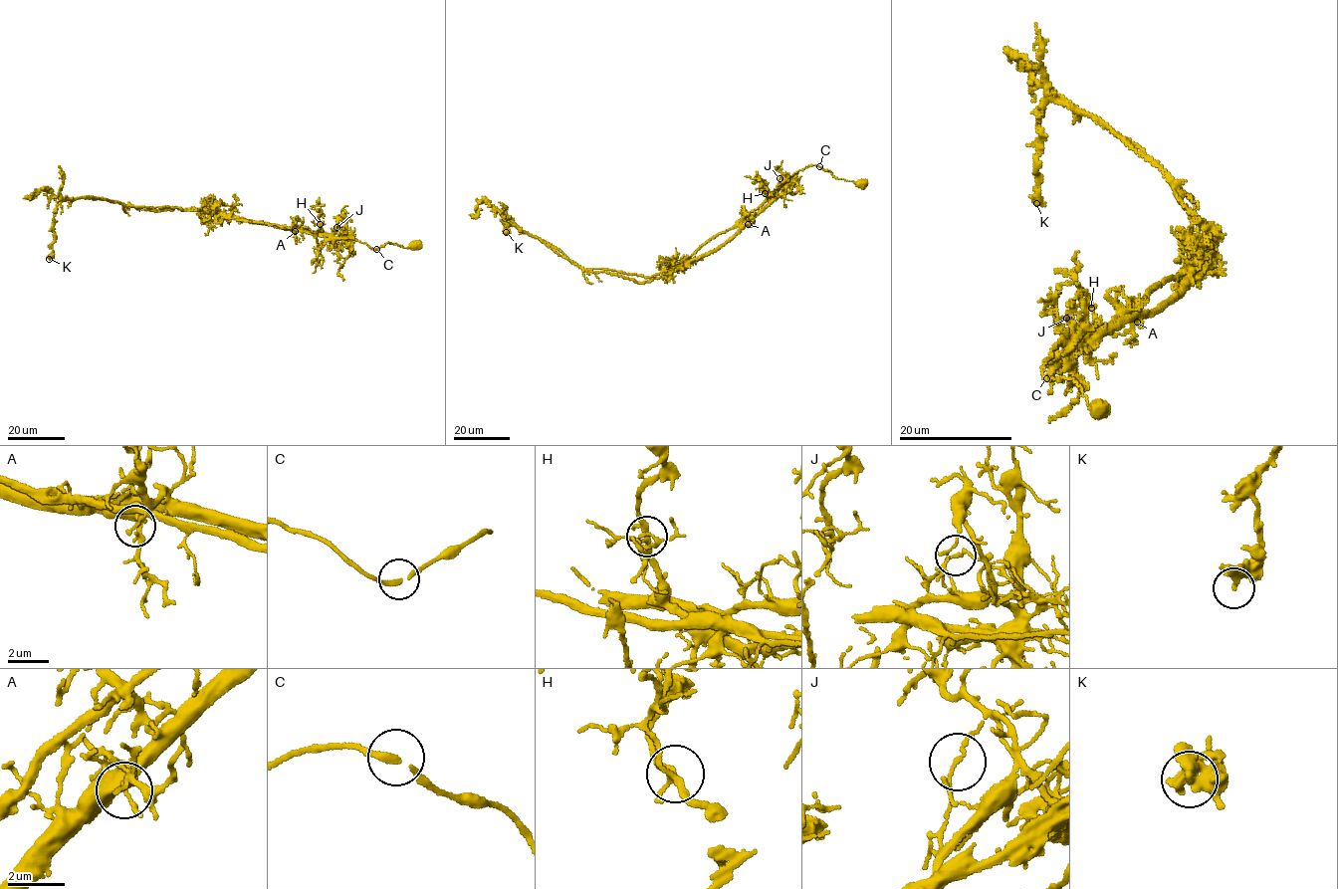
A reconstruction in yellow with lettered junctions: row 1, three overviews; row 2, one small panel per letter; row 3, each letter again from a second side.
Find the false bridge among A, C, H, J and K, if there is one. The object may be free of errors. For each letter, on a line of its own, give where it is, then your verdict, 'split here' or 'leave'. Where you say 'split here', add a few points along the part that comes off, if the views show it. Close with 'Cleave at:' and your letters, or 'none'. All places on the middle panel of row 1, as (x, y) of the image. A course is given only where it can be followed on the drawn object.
A: place (748, 224); leave
C: place (819, 166); leave
H: place (765, 193); leave
J: place (780, 178); split here; course (780, 178), (775, 197), (726, 242), (643, 283), (581, 268), (505, 217), (506, 232)
K: place (506, 232); leave
Cleave at: J

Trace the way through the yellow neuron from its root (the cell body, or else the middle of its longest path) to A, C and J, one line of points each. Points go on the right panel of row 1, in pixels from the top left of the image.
A: (1098, 409), (1073, 380), (1045, 377), (1043, 366), (1057, 344), (1137, 322)
C: (1098, 409), (1100, 412), (1103, 410), (1089, 406), (1073, 380), (1045, 377)
J: (1098, 409), (1089, 406), (1073, 380), (1042, 373), (1054, 347), (1077, 341), (1082, 334), (1067, 319)

